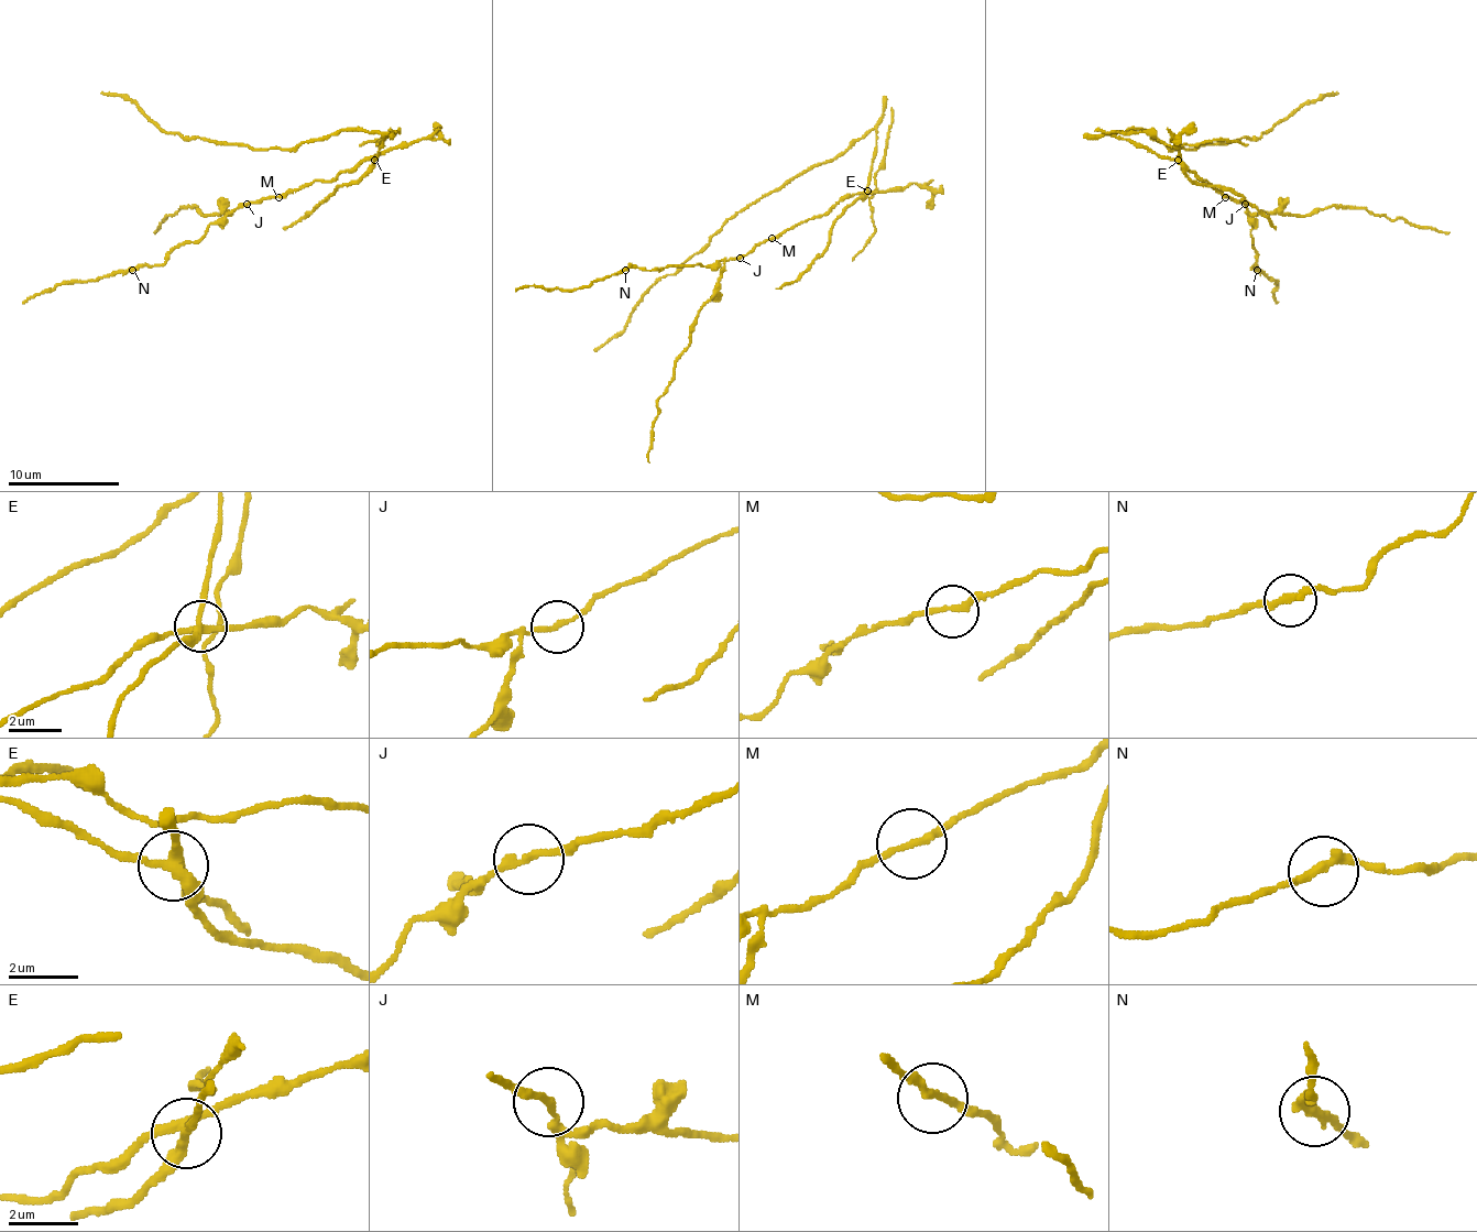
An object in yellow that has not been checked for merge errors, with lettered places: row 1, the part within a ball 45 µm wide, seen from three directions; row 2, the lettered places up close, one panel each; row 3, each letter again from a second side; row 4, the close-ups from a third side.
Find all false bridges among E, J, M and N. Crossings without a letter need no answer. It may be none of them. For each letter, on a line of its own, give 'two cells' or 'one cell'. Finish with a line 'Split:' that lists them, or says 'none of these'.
E: two cells
J: two cells
M: one cell
N: one cell
Split: E, J

